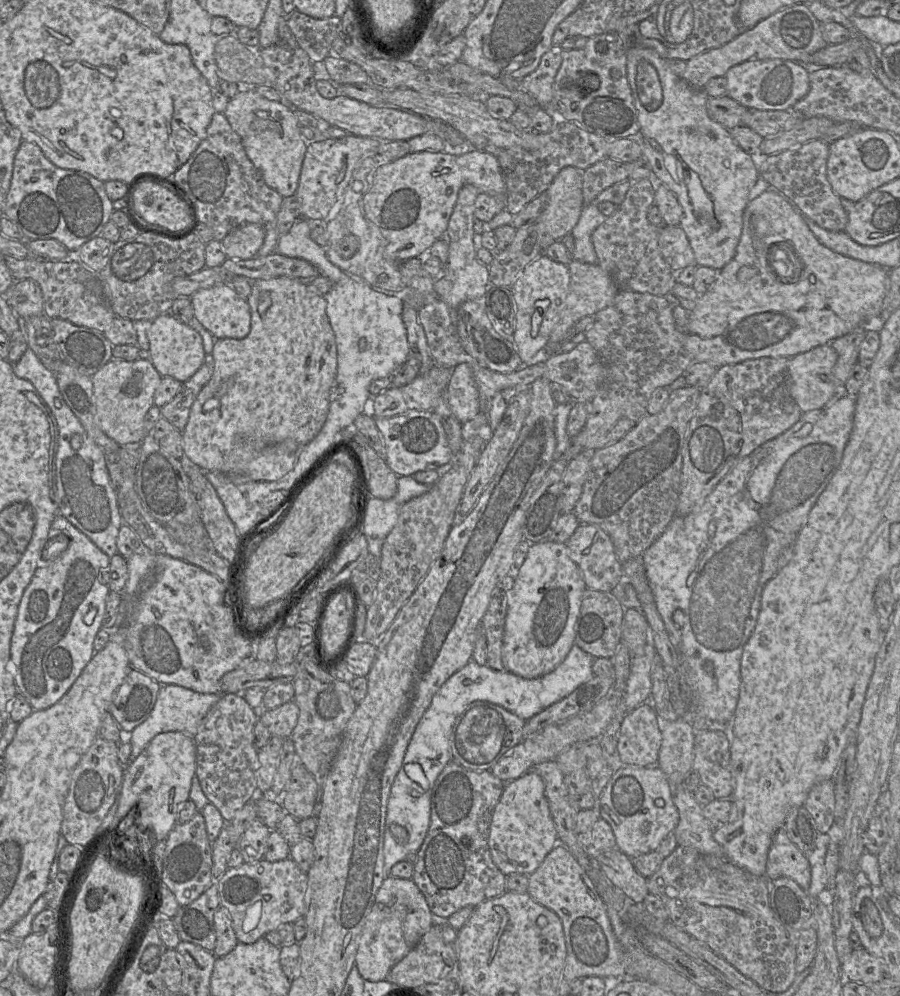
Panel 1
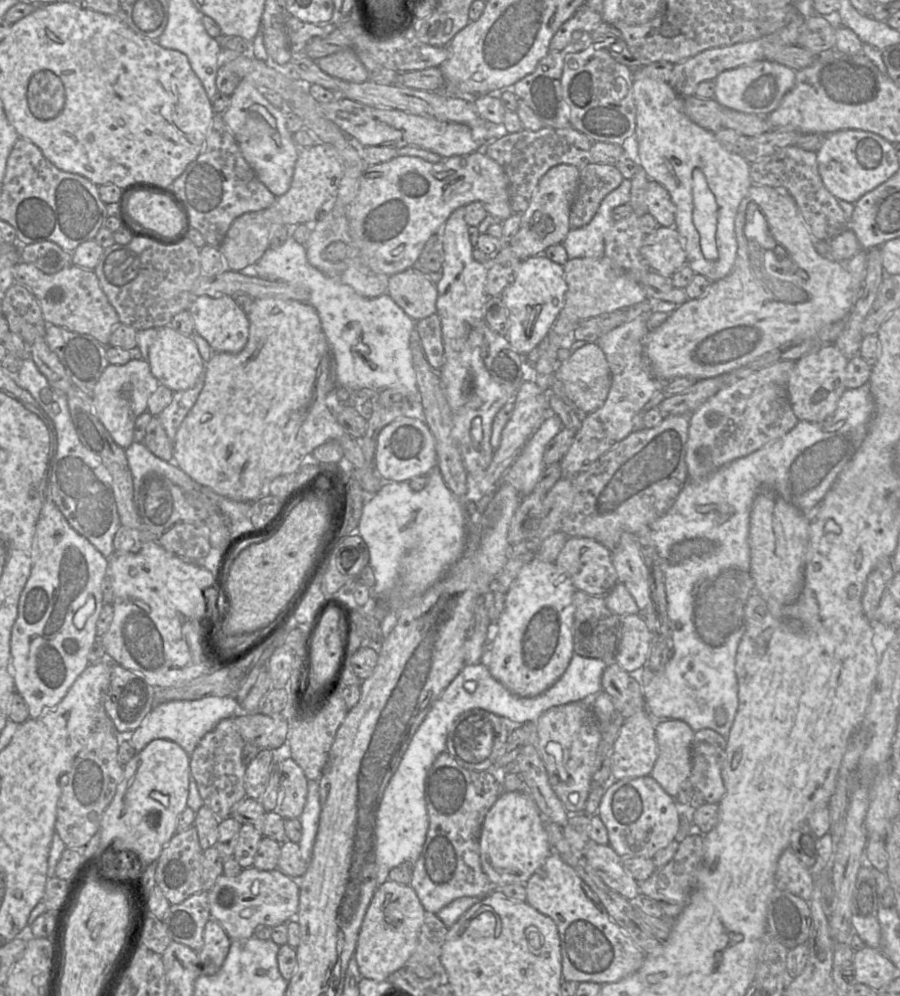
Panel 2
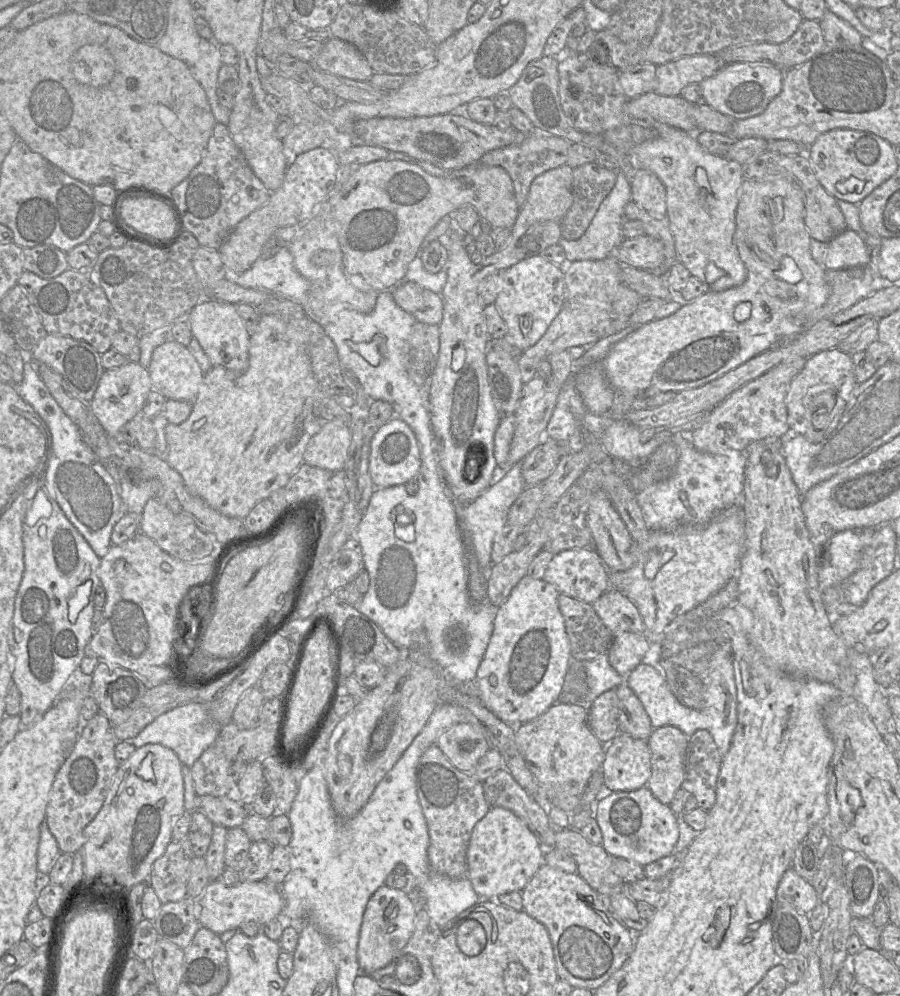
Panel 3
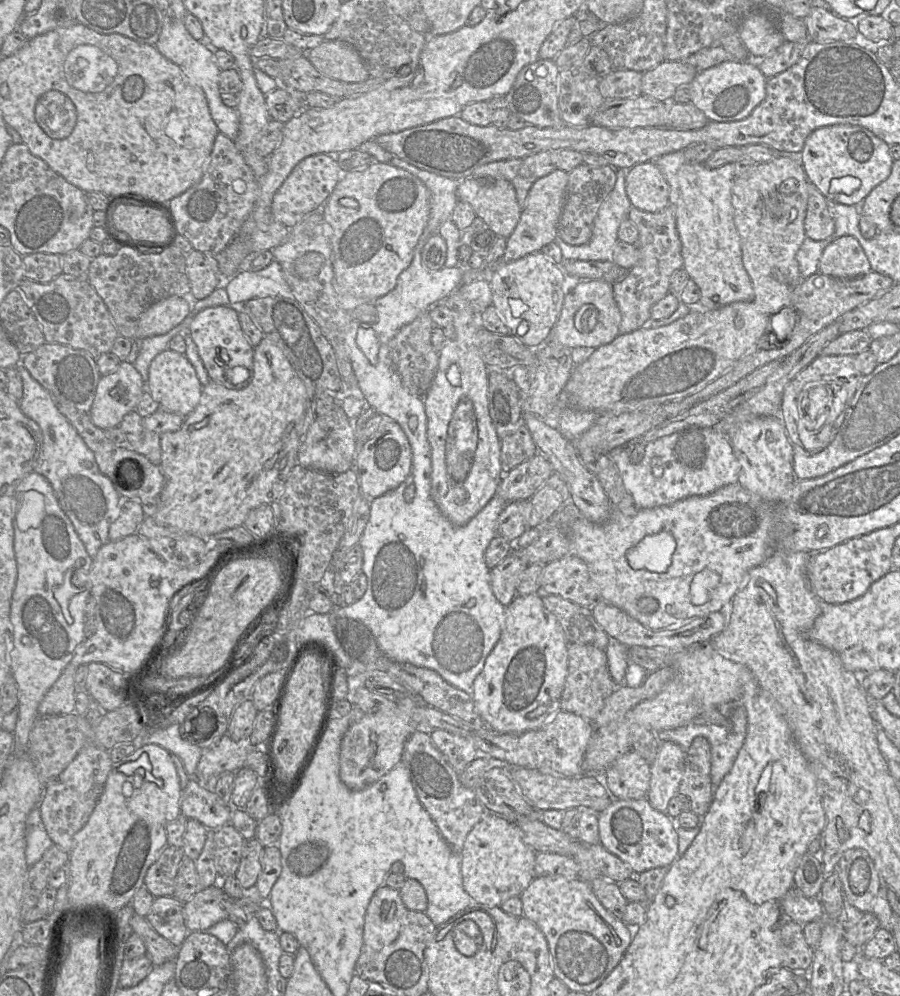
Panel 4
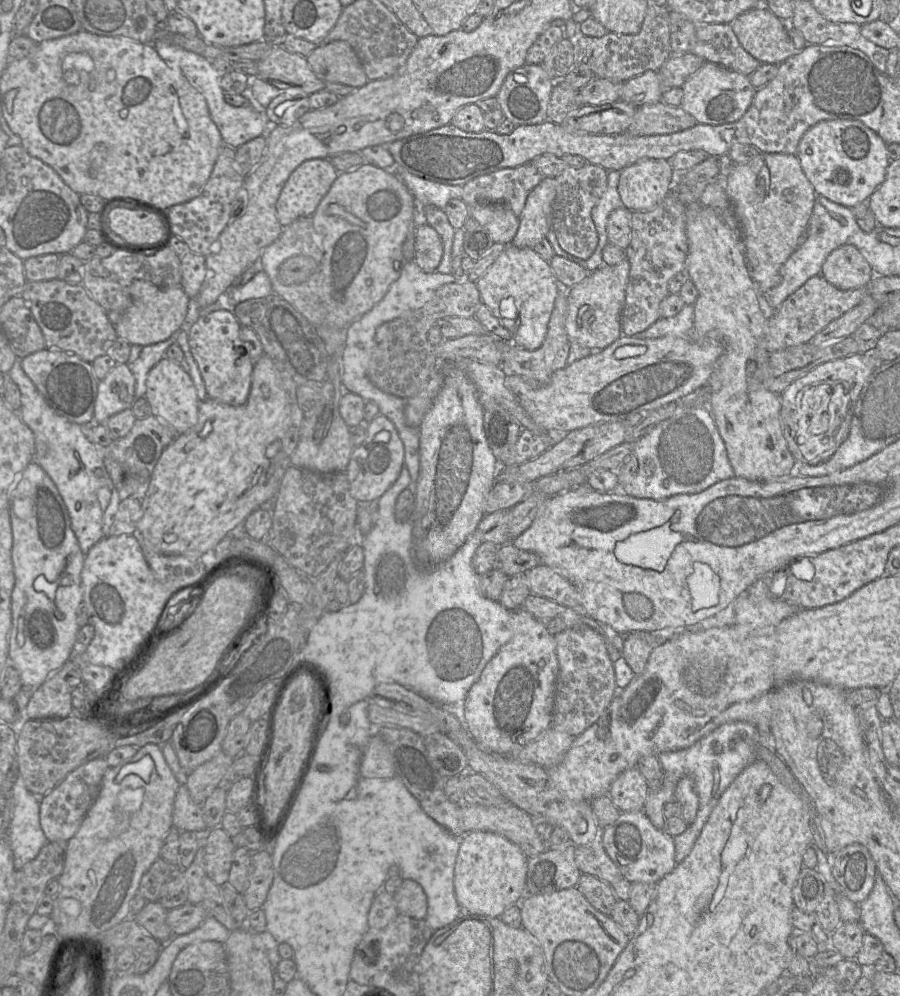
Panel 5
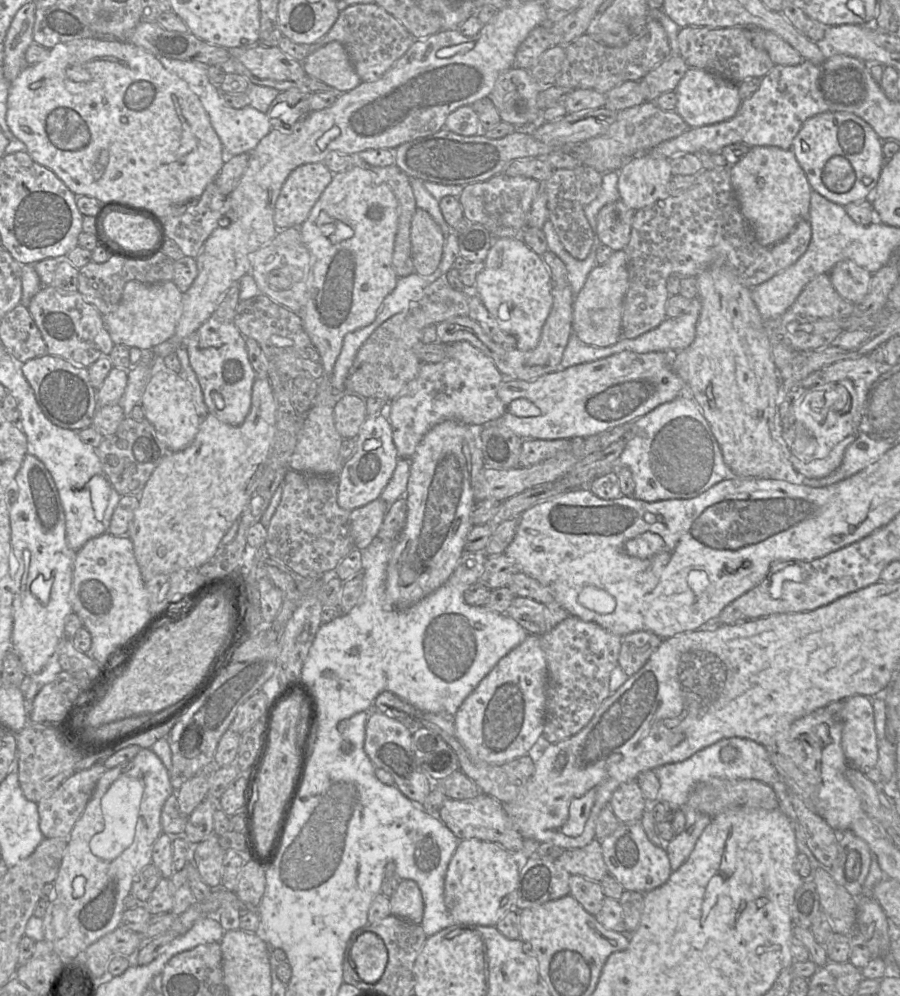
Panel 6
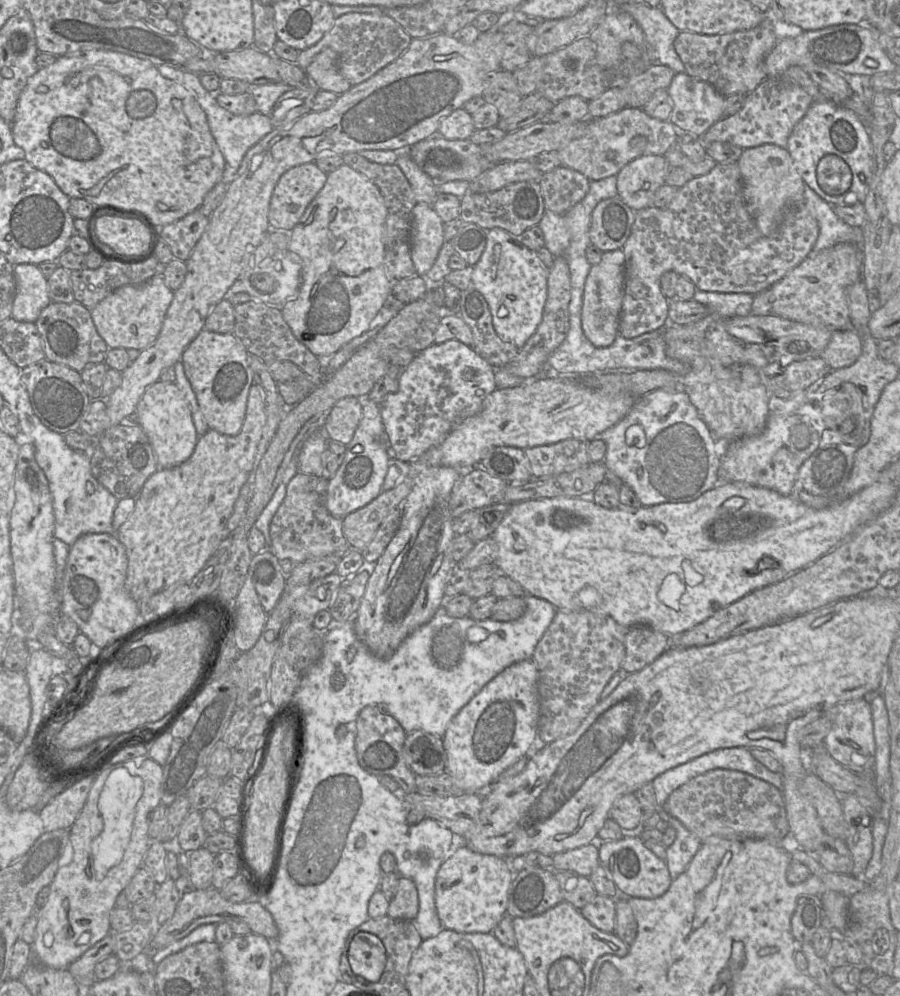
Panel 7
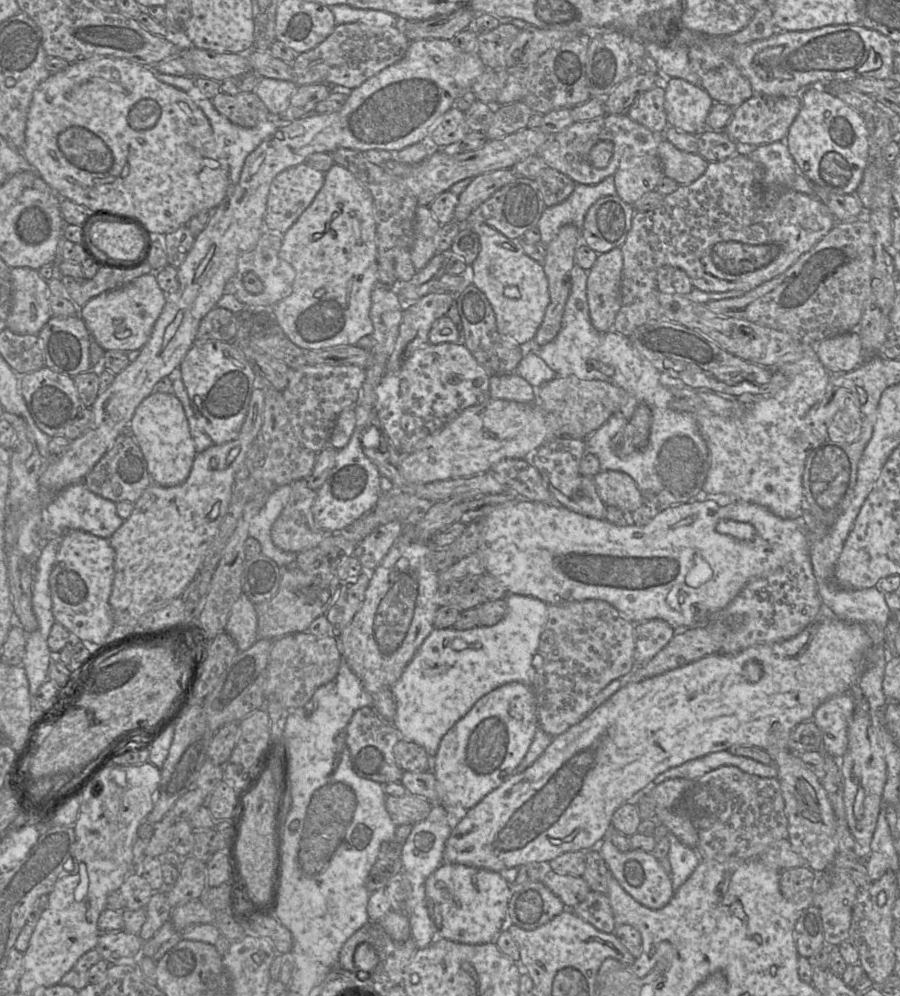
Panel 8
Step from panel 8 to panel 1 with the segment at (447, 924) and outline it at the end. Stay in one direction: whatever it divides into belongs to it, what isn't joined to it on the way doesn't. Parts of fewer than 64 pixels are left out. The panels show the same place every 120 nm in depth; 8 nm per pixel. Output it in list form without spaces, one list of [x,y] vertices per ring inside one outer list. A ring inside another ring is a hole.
[[[529,770],[519,778],[505,782],[489,828],[488,846],[498,869],[508,876],[513,873],[529,876],[559,842],[542,778]]]

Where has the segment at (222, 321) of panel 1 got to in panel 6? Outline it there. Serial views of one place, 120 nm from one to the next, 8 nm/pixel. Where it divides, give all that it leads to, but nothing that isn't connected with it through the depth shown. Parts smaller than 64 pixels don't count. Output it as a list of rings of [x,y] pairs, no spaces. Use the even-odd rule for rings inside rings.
[[[210,317],[186,340],[186,350],[208,412],[221,422],[238,426],[251,408],[252,387],[257,375],[248,359],[246,338],[233,322]]]

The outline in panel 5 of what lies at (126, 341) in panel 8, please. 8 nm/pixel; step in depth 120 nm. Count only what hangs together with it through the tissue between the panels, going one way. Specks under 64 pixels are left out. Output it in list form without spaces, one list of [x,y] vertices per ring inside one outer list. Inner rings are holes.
[[[133,280],[130,295],[131,305],[114,325],[118,338],[130,345],[147,346],[167,340],[183,326],[190,298],[181,286],[158,287],[144,280]]]

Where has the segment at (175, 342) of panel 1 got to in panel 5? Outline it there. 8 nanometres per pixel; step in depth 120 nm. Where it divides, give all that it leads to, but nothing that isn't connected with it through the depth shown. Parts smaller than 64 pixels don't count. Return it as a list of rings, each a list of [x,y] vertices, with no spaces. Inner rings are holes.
[[[166,356],[149,372],[144,396],[149,402],[152,415],[163,421],[176,435],[185,433],[198,421],[200,401],[197,390],[188,372]]]

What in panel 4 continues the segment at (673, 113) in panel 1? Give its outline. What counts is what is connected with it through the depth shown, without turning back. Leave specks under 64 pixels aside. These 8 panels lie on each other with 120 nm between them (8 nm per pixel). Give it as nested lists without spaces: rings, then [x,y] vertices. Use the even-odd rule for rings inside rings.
[[[684,151],[663,155],[655,160],[669,185],[669,205],[676,218],[676,227],[681,241],[683,268],[700,289],[697,306],[702,310],[715,310],[734,302],[749,302],[754,298],[751,279],[742,262],[741,240],[734,223],[732,186],[735,180],[734,163],[709,169],[704,164],[689,163]]]

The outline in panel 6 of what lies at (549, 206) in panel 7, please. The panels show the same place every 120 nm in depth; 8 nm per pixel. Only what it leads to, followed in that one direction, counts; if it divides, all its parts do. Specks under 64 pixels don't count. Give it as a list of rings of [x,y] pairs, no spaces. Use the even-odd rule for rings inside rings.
[[[579,165],[573,169],[554,169],[550,178],[542,184],[547,195],[548,219],[565,250],[578,260],[588,256],[593,244],[593,232],[584,209],[597,197],[602,175],[592,167]]]

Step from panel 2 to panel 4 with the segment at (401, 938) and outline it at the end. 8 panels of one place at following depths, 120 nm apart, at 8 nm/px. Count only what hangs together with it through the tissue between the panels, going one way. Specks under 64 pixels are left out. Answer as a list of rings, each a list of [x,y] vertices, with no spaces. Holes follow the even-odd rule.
[[[387,885],[379,887],[371,898],[365,915],[365,948],[379,951],[394,942],[400,933],[406,911],[399,890]]]

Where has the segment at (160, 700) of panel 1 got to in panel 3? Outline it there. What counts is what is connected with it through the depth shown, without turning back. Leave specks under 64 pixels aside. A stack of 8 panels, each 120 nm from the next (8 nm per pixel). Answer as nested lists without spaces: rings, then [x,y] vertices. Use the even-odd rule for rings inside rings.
[[[191,702],[158,716],[136,737],[126,741],[136,748],[146,744],[161,744],[173,750],[182,764],[192,767],[202,753],[215,743],[221,728],[210,716],[208,704]]]

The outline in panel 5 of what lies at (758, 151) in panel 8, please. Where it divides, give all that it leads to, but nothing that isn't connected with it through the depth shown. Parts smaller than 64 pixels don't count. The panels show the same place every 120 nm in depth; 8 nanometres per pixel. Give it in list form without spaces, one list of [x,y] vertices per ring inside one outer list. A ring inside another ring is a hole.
[[[760,153],[757,157],[746,164],[737,164],[733,171],[729,174],[726,179],[726,193],[729,196],[736,217],[738,218],[738,223],[741,230],[741,239],[744,244],[744,254],[746,258],[747,265],[750,269],[750,275],[754,280],[758,290],[761,294],[766,294],[772,288],[777,286],[781,281],[781,269],[790,255],[797,249],[799,244],[799,238],[805,234],[809,219],[813,212],[813,207],[816,199],[816,192],[805,176],[800,162],[796,154],[782,154],[782,153]]]

